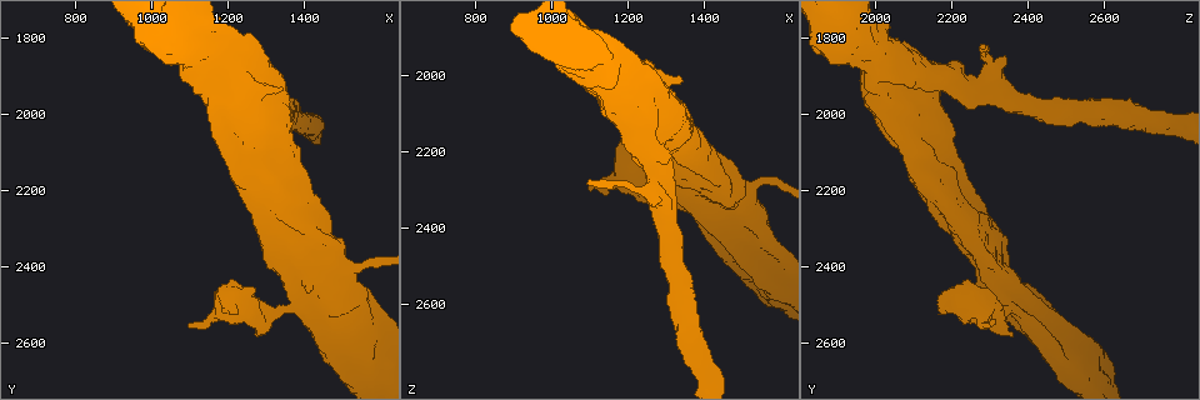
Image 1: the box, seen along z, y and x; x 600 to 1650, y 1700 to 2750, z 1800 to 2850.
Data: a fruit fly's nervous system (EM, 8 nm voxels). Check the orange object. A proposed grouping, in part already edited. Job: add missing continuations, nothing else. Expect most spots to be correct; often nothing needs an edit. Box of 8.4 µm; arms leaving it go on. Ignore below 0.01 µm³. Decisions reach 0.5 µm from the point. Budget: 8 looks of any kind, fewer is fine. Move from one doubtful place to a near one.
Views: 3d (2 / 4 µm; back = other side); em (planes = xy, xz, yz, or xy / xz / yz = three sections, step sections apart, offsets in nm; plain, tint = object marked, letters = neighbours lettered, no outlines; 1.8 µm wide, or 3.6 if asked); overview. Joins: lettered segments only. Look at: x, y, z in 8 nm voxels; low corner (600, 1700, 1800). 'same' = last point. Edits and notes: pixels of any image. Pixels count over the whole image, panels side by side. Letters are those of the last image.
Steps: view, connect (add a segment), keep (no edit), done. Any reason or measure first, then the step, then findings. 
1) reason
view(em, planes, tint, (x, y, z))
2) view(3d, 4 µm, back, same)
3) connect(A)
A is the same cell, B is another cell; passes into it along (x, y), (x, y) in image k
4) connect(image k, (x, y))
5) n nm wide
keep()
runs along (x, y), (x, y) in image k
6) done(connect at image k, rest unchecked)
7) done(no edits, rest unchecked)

small branch off a trunk
view(3d, 2 µm, (1270, 1930, 2265))

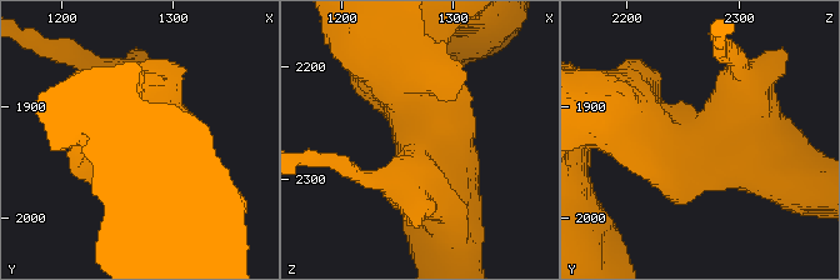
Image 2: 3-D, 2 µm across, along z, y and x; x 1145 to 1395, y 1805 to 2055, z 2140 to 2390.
shape alone is not enough
view(em, planes, letters, (1276, 1930, 2262))

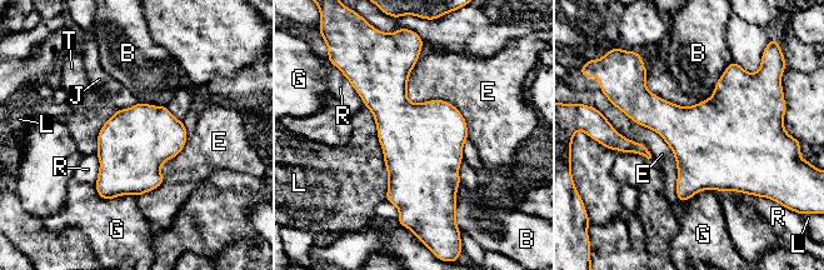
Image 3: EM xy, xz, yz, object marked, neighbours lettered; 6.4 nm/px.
keep()
B, E, G, J, L, R and T are other cells; border along (419, 56), (468, 138) in image 3; no lettered segment goes on from it

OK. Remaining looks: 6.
branch stops here
view(em, 3.6 µm, planes, plain, (1095, 1810, 2275))

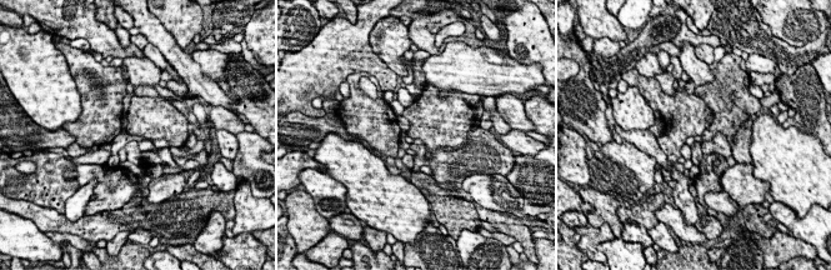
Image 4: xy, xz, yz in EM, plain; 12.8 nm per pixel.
view(em, 3.6 µm, planes, letters, same)

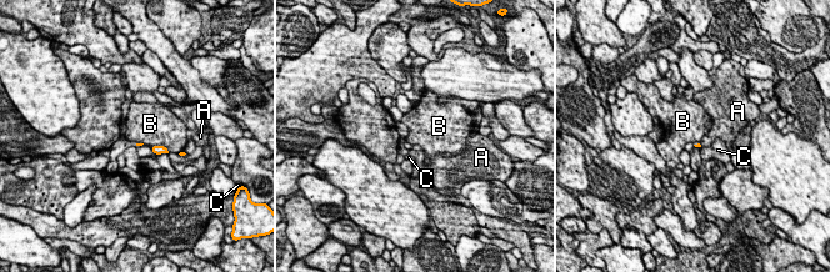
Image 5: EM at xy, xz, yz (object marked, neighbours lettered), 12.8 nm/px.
keep()
A, B and C are other cells; border along (151, 146), (164, 146), (170, 152) in image 5; no lettered segment goes on from it

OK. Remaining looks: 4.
view(3d, 4 µm, (1265, 2285, 2225))

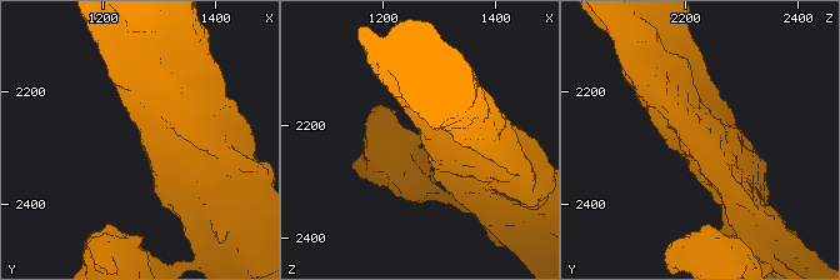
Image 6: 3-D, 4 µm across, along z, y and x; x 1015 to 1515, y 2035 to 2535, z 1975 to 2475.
view(em, 3.6 µm, xy, step 4, letters, (1270, 2290, 2225))

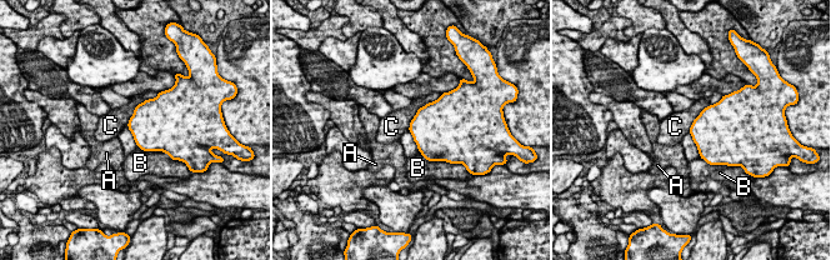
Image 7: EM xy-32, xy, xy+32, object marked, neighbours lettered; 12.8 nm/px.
cut it another way
view(em, 3.6 µm, planes, letters, same)

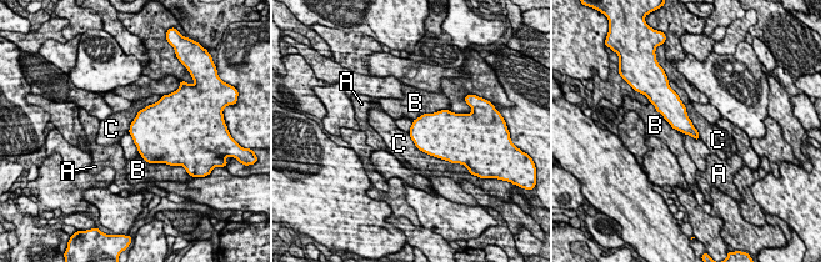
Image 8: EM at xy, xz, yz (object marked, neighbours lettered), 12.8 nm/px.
keep()
A, B and C are other cells; border along (675, 92), (700, 139) in image 8; no lettered segment goes on from it

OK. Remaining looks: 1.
done(no edits, rest unchecked)

